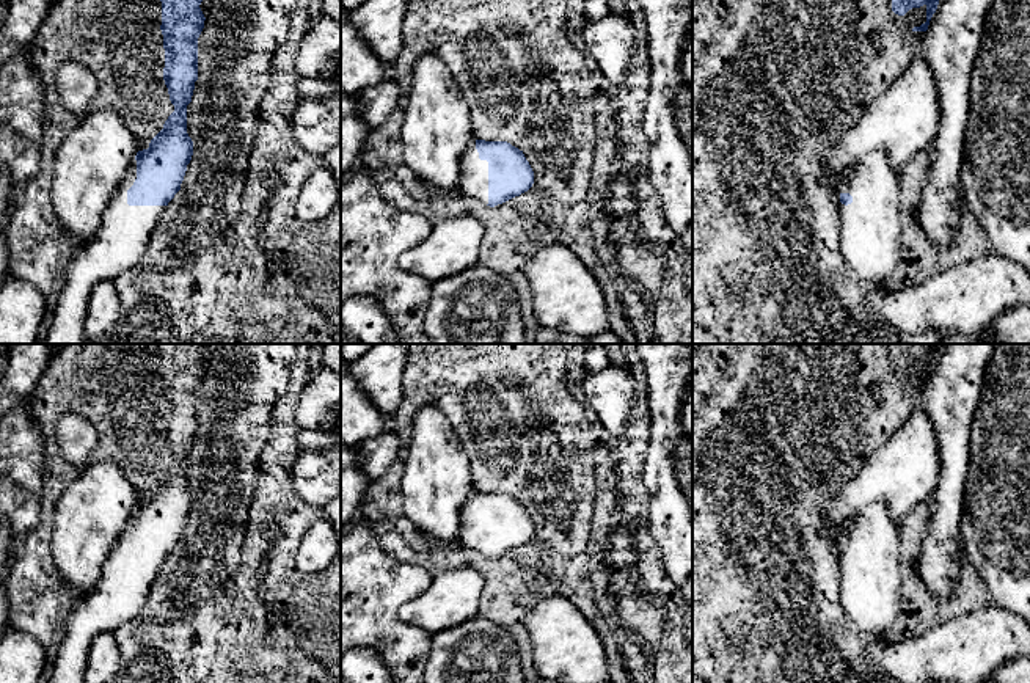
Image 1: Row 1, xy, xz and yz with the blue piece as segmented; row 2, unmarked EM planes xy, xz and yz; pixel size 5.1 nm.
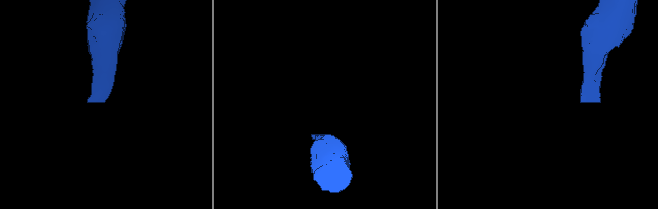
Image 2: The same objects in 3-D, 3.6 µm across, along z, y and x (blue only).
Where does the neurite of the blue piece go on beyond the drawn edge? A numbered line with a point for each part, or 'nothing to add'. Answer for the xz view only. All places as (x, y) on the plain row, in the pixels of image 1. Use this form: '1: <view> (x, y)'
1: xz (473, 525)

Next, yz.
1: yz (872, 578)

